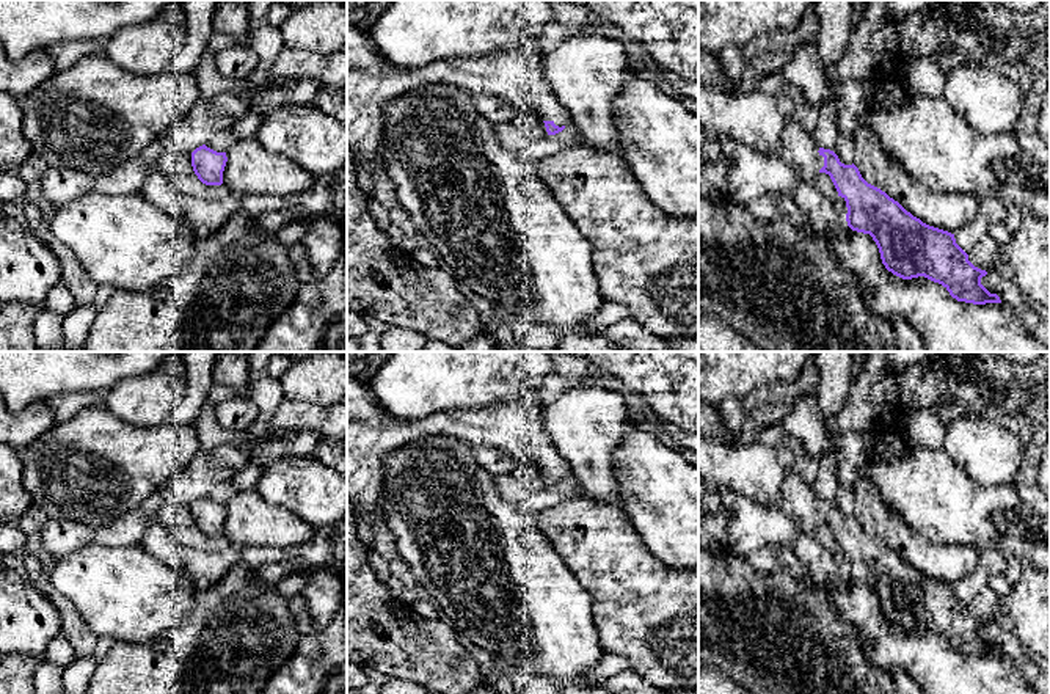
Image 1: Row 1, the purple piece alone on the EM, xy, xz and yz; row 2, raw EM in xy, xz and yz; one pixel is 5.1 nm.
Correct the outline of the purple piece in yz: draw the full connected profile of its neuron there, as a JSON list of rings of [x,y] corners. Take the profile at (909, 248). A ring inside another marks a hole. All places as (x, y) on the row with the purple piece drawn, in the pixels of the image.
[[[791,118],[782,132],[778,157],[802,181],[815,181],[819,173],[830,176],[838,196],[846,201],[848,226],[873,237],[882,264],[893,275],[902,279],[924,276],[942,284],[957,301],[1001,303],[981,284],[987,272],[968,261],[954,234],[913,217],[885,192],[868,184],[854,163],[844,165],[833,151],[819,148],[813,135]]]

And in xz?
[[[347,22],[347,154],[355,163],[359,190],[370,198],[385,105],[425,85],[446,83],[474,96],[501,96],[534,110],[548,135],[562,132],[573,118],[545,80],[541,60],[540,52],[530,49],[397,68],[381,55],[369,33]]]

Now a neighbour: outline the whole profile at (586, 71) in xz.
[[[590,25],[568,27],[568,36],[543,57],[541,66],[585,146],[623,157],[614,107],[628,68],[622,41],[601,36]]]

